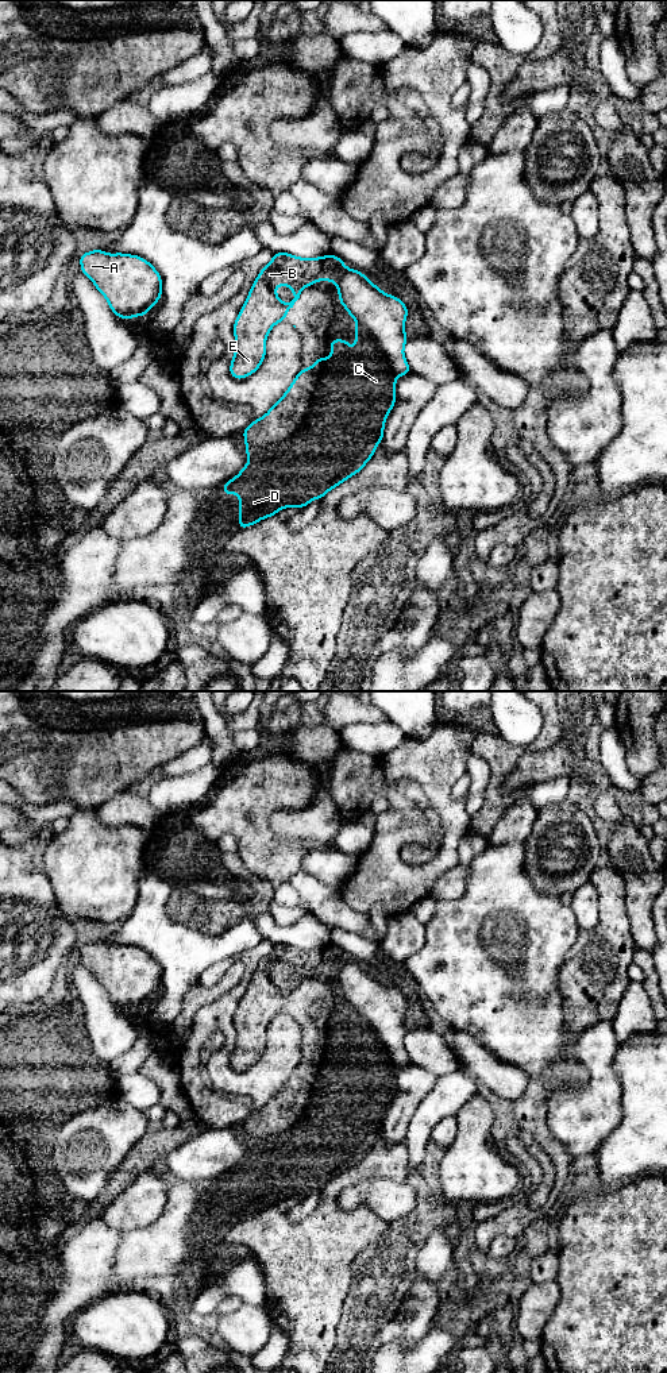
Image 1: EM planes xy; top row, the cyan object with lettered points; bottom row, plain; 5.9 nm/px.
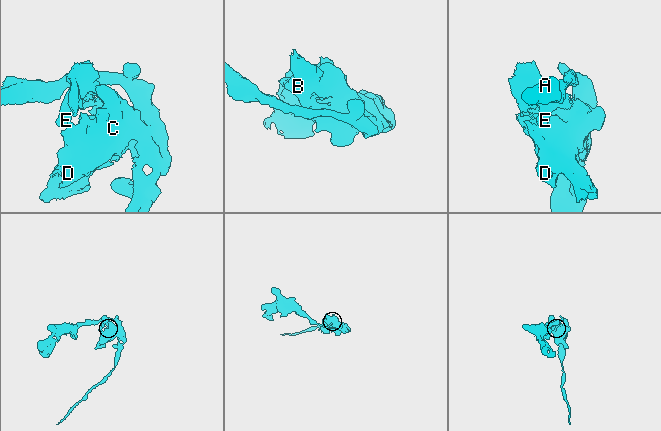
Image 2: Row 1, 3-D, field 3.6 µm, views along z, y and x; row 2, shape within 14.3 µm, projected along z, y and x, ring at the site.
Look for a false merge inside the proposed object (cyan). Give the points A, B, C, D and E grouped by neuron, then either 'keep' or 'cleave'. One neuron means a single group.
A / B C D E; cleave

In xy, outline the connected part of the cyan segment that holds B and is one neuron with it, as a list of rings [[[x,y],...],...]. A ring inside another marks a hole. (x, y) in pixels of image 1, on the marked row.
[[[274,252],[265,266],[234,323],[235,354],[230,365],[230,374],[243,379],[255,373],[266,356],[266,339],[271,328],[285,321],[288,311],[300,298],[301,290],[319,281],[332,281],[339,285],[348,269],[334,254],[319,258],[300,258],[288,252]],[[286,285],[294,298],[281,302],[277,286]]]

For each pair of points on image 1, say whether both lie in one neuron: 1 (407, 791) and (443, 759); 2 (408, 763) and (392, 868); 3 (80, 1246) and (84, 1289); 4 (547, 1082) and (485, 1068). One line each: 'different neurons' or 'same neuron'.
1: different neurons
2: same neuron
3: same neuron
4: different neurons

